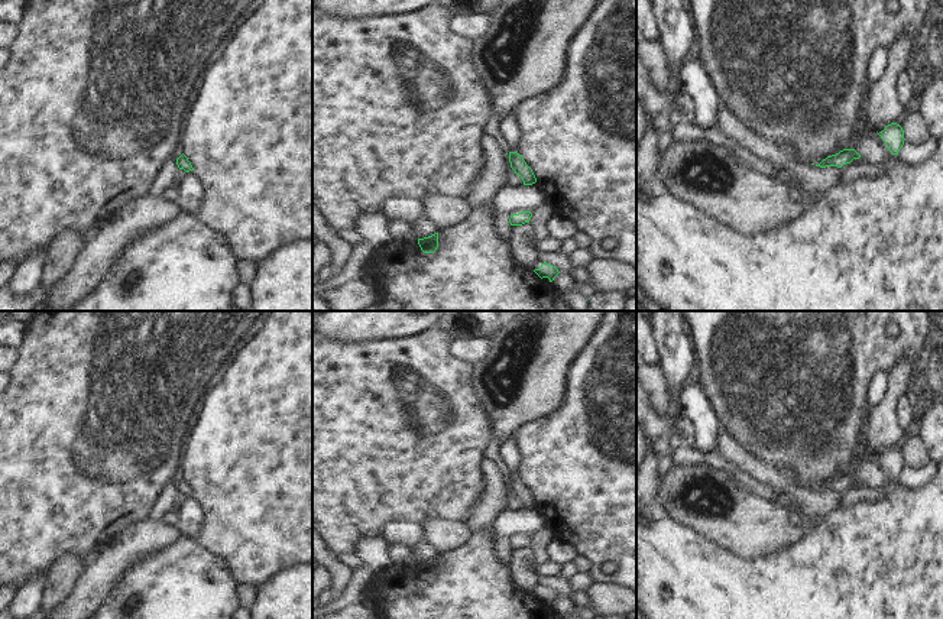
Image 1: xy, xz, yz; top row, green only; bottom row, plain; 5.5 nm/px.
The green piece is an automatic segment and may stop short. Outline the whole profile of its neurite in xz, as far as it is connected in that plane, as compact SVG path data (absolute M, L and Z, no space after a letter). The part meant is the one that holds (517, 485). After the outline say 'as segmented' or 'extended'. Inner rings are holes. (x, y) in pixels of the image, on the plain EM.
M509 476L509 486L515 498L522 502L524 509L532 509L537 506L532 493L526 489L522 479L516 476Z | as segmented

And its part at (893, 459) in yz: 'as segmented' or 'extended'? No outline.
as segmented

